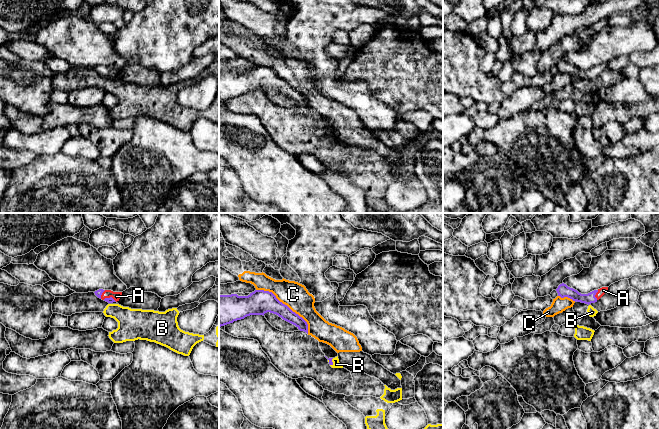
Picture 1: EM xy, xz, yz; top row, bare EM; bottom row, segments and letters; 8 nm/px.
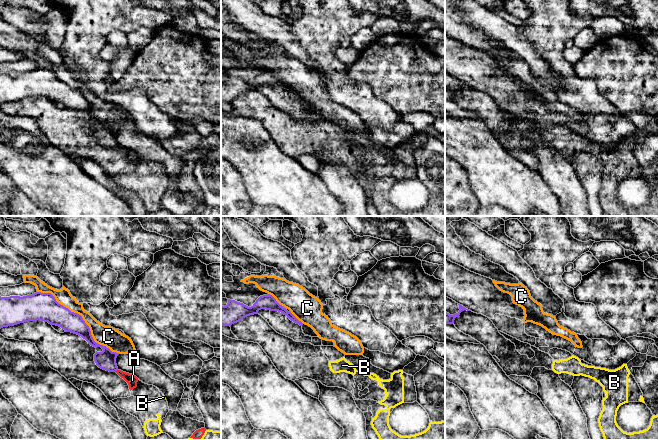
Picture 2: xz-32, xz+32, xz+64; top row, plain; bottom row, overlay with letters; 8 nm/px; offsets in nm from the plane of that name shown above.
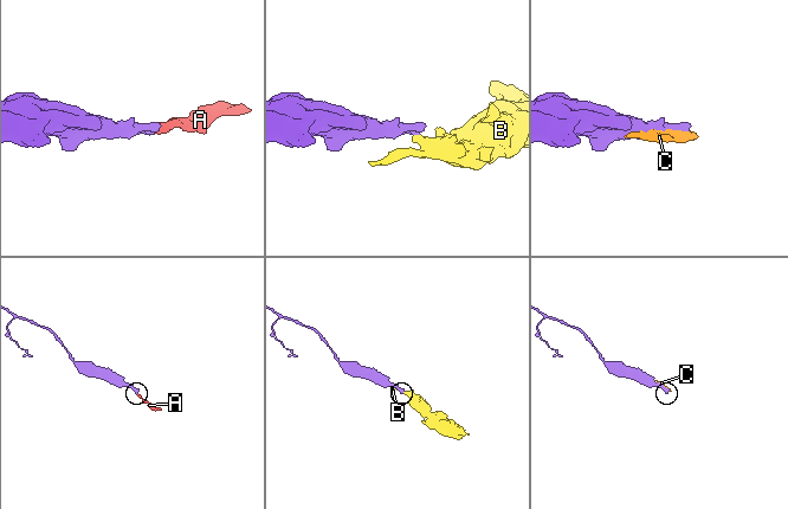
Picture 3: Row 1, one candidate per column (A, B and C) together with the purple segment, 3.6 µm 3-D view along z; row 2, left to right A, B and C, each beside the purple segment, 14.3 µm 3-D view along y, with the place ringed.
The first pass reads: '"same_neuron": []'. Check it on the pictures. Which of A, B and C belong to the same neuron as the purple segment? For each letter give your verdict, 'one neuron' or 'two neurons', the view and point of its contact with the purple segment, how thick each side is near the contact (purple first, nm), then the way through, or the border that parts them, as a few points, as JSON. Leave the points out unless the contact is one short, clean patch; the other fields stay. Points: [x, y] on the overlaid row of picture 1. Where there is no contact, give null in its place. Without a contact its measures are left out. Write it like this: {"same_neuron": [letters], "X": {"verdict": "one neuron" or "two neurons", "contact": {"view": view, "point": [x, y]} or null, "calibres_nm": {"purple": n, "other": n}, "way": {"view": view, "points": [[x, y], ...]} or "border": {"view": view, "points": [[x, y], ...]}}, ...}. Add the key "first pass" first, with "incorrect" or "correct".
{"first pass": "incorrect", "same_neuron": ["A"], "A": {"verdict": "one neuron", "contact": {"view": "yz", "point": [595, 294]}, "calibres_nm": {"purple": 100, "other": 60}, "way": {"view": "yz", "points": [[564, 291], [578, 297], [595, 294], [603, 290]]}}, "B": {"verdict": "two neurons", "contact": {"view": "xz", "point": [332, 362]}, "calibres_nm": {"purple": 30, "other": 60}, "border": {"view": "xz", "points": [[333, 358], [330, 365]]}}, "C": {"verdict": "two neurons", "contact": {"view": "xz", "point": [286, 305]}, "calibres_nm": {"purple": 200, "other": 200}}}

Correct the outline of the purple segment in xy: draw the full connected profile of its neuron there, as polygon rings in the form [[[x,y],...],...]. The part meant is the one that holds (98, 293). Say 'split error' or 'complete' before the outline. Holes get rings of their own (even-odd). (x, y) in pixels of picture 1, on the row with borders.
split error | [[[99,289],[94,293],[98,298],[108,303],[117,302],[122,296],[122,292],[113,292],[111,290],[103,290],[103,289]]]

